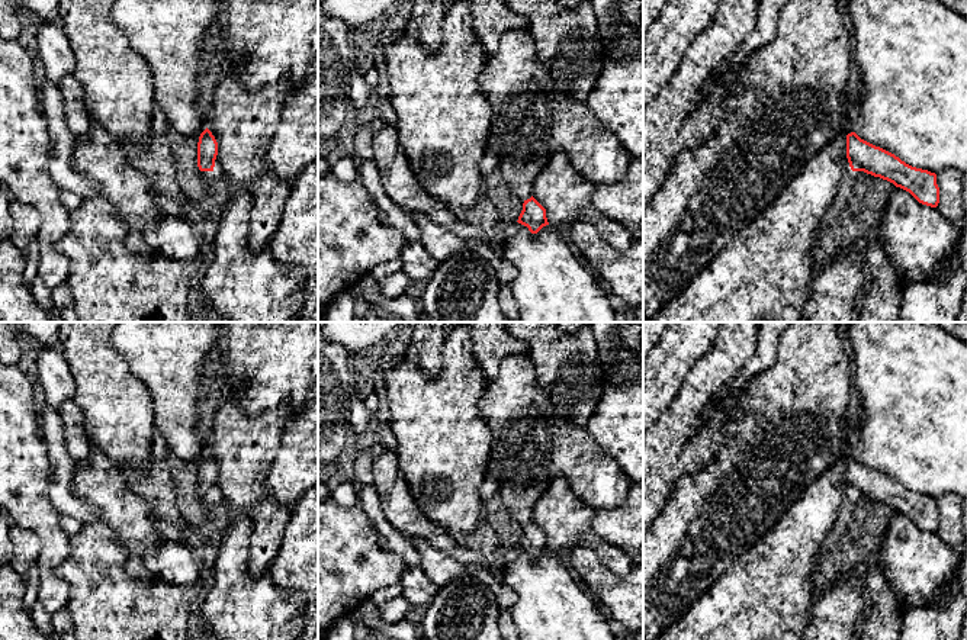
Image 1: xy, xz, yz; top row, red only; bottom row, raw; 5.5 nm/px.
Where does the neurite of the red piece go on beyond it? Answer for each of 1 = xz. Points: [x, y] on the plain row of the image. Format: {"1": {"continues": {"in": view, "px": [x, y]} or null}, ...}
{"1": {"continues": {"in": "xz", "px": [532, 444]}}}

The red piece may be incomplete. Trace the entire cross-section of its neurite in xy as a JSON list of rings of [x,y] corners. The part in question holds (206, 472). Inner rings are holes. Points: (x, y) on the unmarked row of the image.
[[[206,453],[197,467],[197,492],[200,496],[213,496],[218,480],[218,467],[212,457]]]

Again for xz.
[[[511,354],[499,363],[495,379],[484,385],[479,409],[492,432],[486,475],[498,480],[504,505],[524,525],[517,547],[531,559],[549,550],[546,534],[531,521],[531,512],[555,477],[563,477],[572,492],[595,509],[614,508],[627,499],[632,483],[626,473],[581,422],[565,421],[555,411],[530,354]]]

